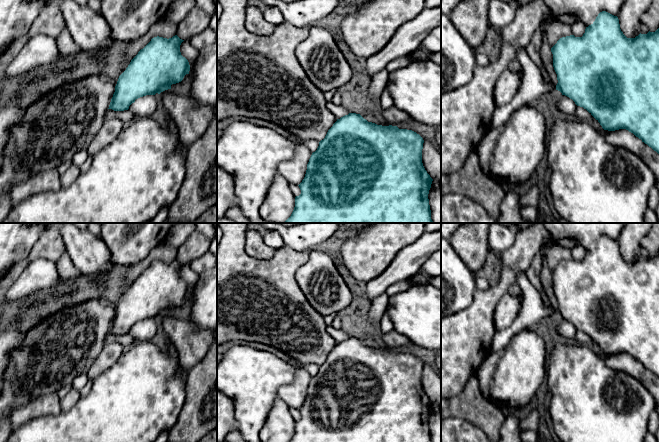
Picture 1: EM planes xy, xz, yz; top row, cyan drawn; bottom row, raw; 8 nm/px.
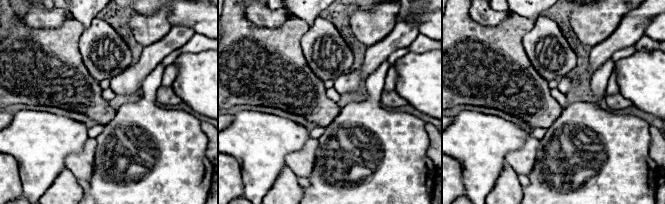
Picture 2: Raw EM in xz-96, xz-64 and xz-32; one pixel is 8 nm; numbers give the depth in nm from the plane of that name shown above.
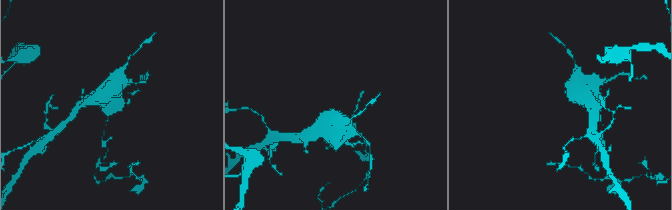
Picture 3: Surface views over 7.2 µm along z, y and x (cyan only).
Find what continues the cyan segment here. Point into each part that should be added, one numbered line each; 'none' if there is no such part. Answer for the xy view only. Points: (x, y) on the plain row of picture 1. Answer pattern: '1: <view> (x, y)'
none

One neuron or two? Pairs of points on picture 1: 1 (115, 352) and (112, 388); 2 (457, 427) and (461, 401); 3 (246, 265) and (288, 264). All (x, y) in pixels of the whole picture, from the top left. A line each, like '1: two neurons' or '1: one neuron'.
1: two neurons
2: two neurons
3: one neuron

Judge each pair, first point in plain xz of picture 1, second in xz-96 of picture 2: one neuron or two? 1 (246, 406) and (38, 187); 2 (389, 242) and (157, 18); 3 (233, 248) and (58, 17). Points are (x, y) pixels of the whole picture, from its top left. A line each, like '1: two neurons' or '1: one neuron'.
1: one neuron
2: one neuron
3: two neurons

